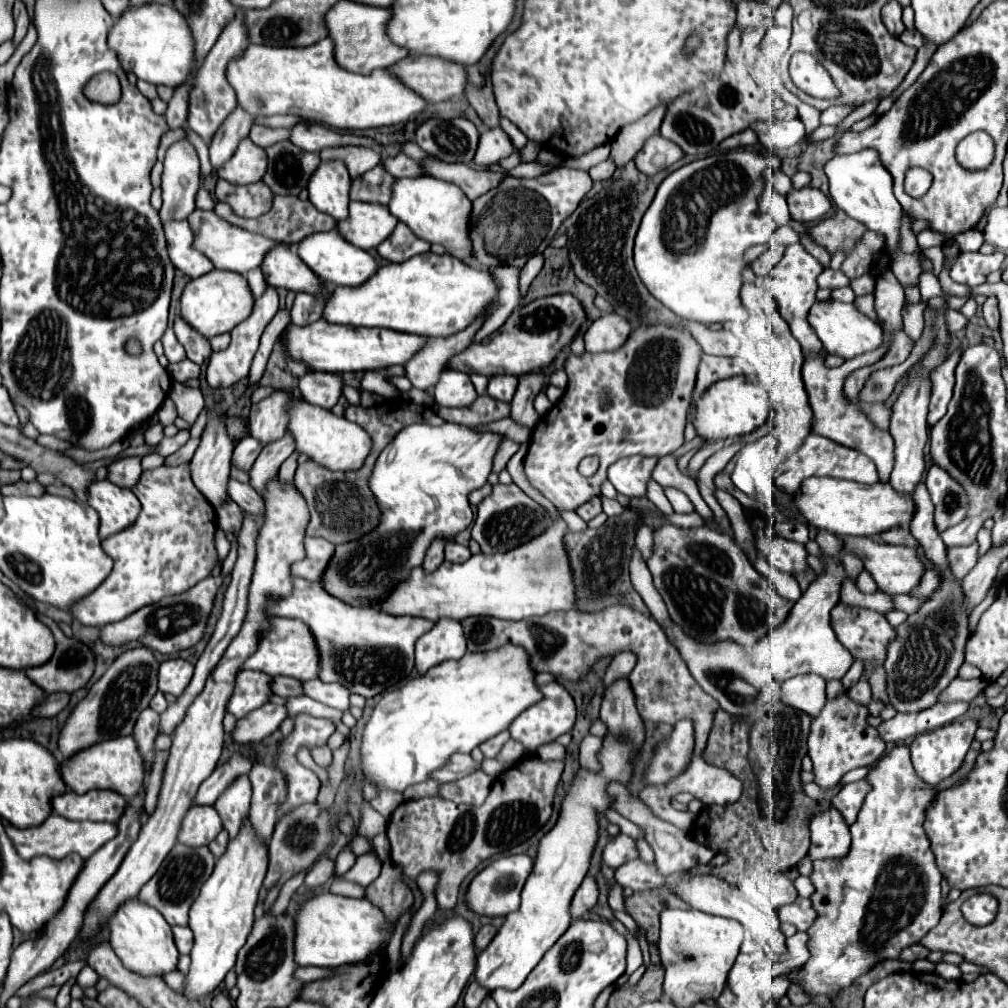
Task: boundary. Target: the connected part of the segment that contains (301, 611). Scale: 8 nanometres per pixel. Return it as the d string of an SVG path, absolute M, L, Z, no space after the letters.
M299 577L293 581L293 595L277 605L269 605L269 613L275 617L295 617L305 621L313 631L321 653L319 679L327 683L337 681L365 699L407 681L415 665L415 641L435 625L419 617L393 617L377 609L347 605L345 601L339 601L339 597L331 597L331 593L327 593L319 583Z

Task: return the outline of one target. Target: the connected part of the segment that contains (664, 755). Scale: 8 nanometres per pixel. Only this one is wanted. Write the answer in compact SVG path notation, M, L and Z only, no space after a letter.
M689 719L677 721L671 735L653 755L651 765L645 773L645 785L669 783L675 777L679 777L685 771L685 765L693 751L693 743L695 743L693 723Z

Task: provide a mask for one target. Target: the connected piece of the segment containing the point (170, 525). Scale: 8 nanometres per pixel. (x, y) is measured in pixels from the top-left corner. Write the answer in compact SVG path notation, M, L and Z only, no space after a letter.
M187 463L177 467L161 465L153 471L143 471L131 491L137 495L143 509L135 519L135 525L103 539L103 551L111 555L115 567L91 595L75 603L73 617L83 625L103 627L121 621L167 595L183 593L209 577L217 563L215 511L193 485Z

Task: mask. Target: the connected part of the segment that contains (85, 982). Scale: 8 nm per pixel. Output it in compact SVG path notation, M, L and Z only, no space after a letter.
M85 967L85 969L77 975L77 983L79 983L83 989L87 989L87 987L95 987L97 981L99 981L99 975L97 975L91 967Z

